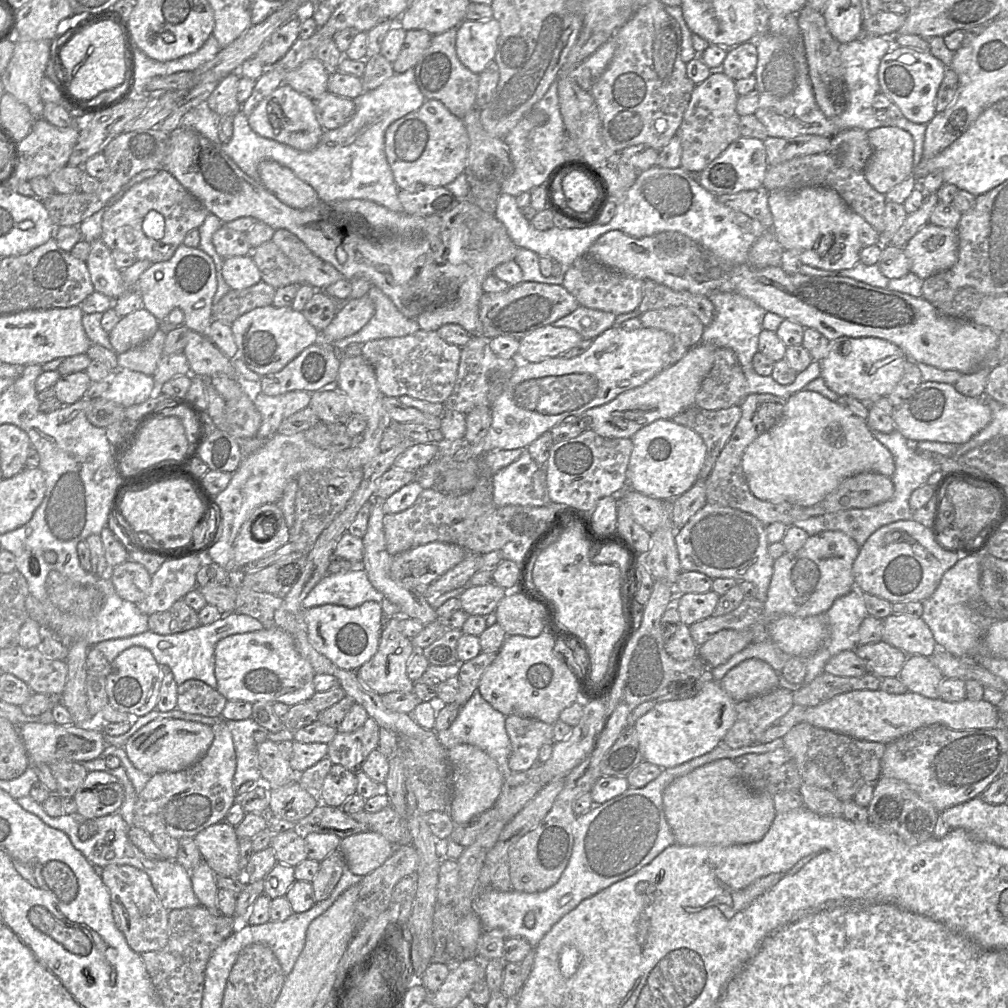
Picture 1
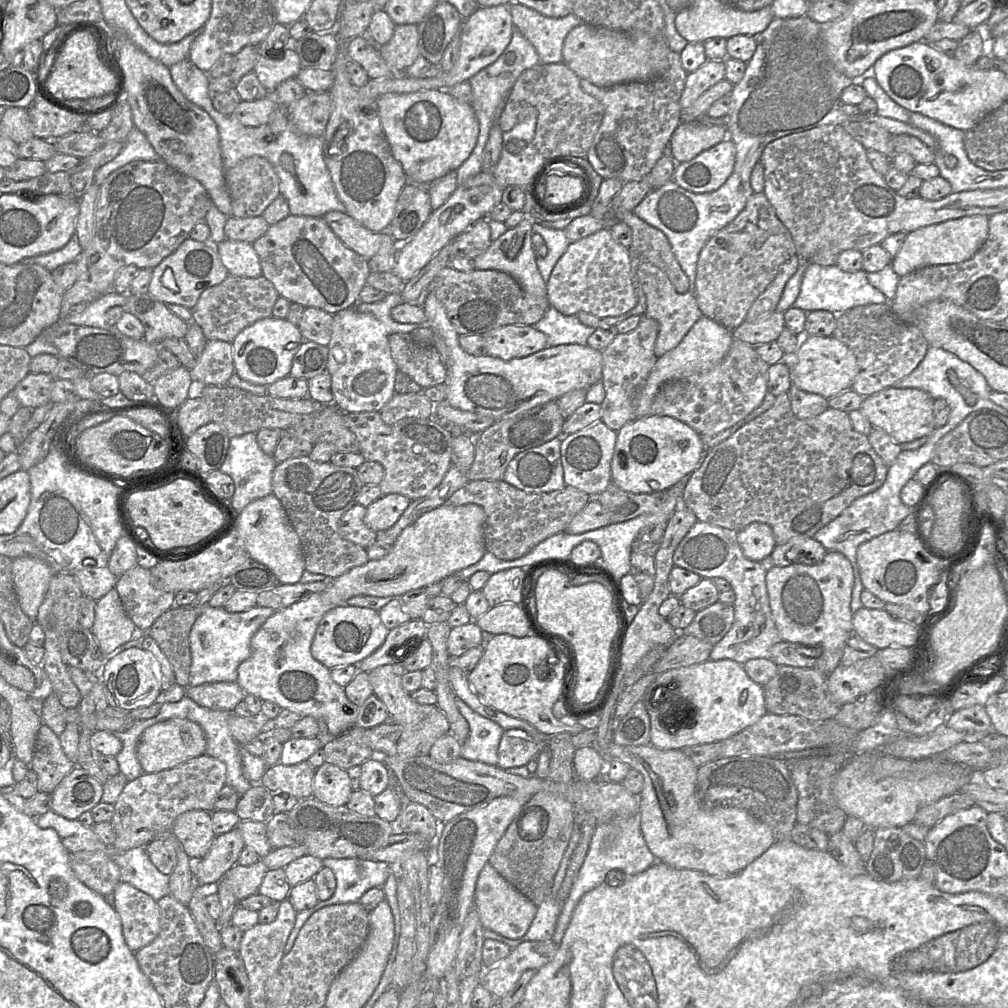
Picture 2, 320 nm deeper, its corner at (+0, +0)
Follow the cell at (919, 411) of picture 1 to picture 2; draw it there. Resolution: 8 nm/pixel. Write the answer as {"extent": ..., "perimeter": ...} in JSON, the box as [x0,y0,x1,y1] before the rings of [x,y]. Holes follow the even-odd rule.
{"extent":[859,387,935,444],"perimeter":[[[888,387],[863,397],[859,410],[869,420],[872,427],[884,430],[896,443],[903,444],[933,433],[935,430],[933,404],[934,399],[921,389]]]}

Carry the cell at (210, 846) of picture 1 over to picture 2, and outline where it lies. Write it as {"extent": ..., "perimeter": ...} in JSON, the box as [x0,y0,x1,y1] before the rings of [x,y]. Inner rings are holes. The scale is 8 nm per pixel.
{"extent":[172,810,216,863],"perimeter":[[[191,810],[179,815],[173,824],[172,833],[193,863],[200,861],[208,854],[216,837],[211,812]]]}

